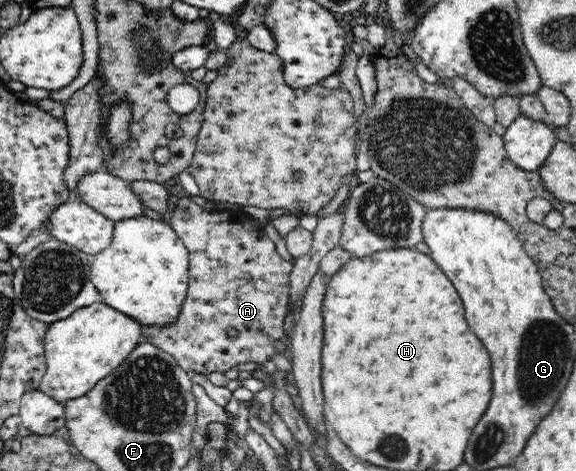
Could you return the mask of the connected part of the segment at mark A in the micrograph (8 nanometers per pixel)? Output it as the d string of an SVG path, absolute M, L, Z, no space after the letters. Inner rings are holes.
M181 198L176 205L176 209L172 211L172 218L168 221L169 226L175 231L175 234L183 241L185 248L189 253L189 281L188 289L186 293L185 303L182 307L181 317L176 324L171 327L165 327L165 329L158 329L158 327L144 327L142 332L148 340L147 343L166 351L166 354L172 355L176 358L178 363L178 368L188 373L193 374L198 372L201 374L211 374L214 372L219 372L226 374L232 368L236 368L239 364L252 362L260 363L265 365L266 361L270 357L274 357L277 353L278 341L283 338L284 333L284 319L288 311L289 305L289 277L293 268L293 261L288 262L280 258L278 251L276 250L276 245L272 242L272 239L266 234L265 226L260 220L253 217L236 217L234 213L229 210L206 212L203 208L198 206L196 203L192 202L191 198ZM234 330L236 335L231 337L229 332Z

